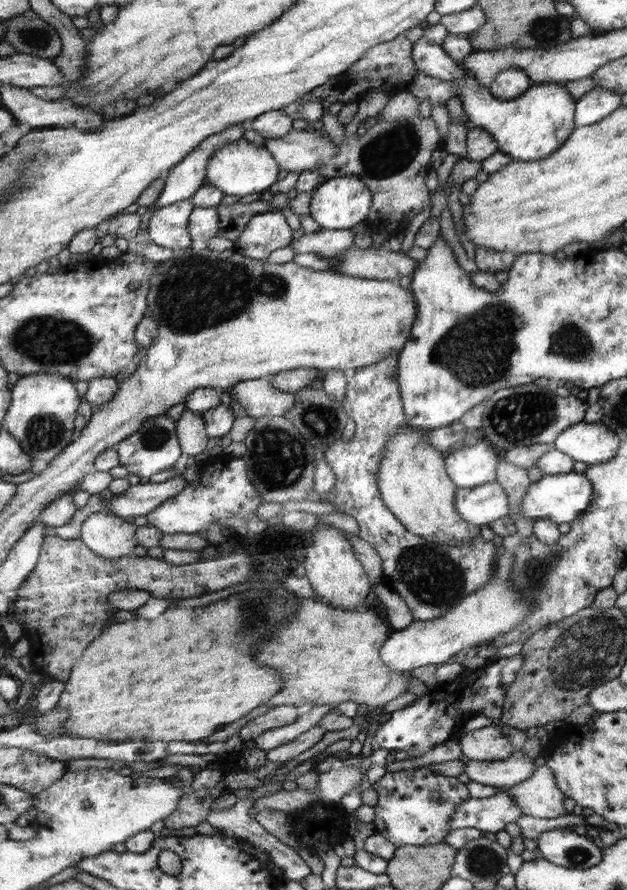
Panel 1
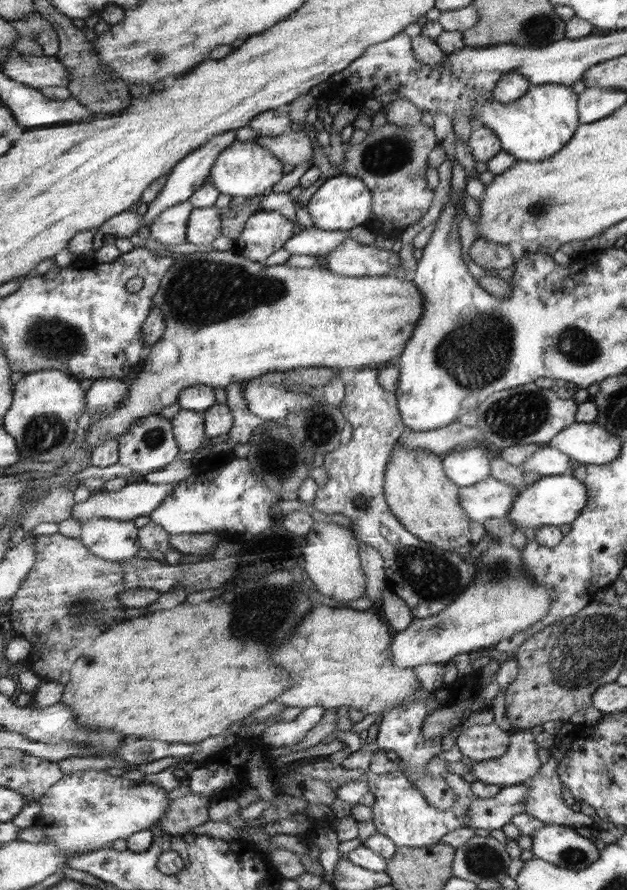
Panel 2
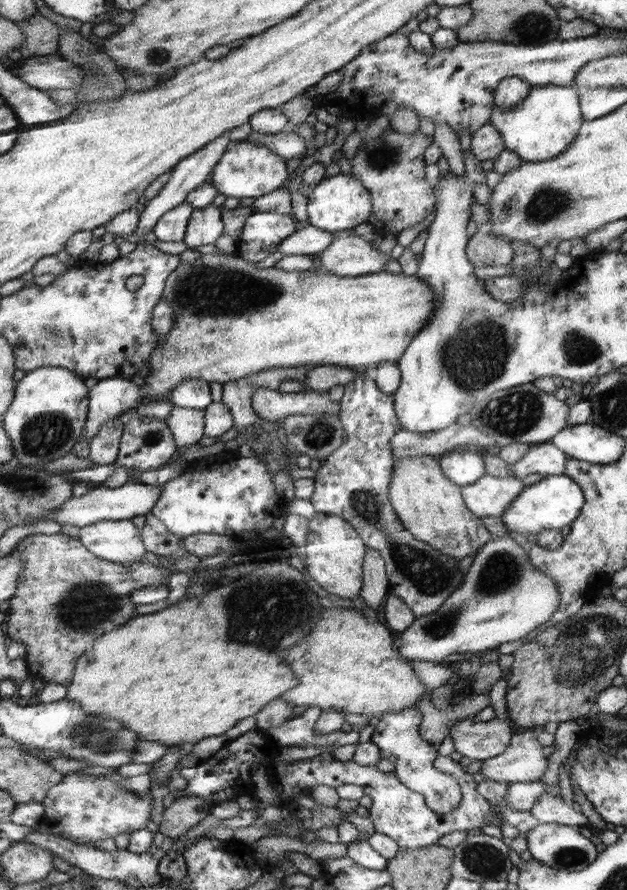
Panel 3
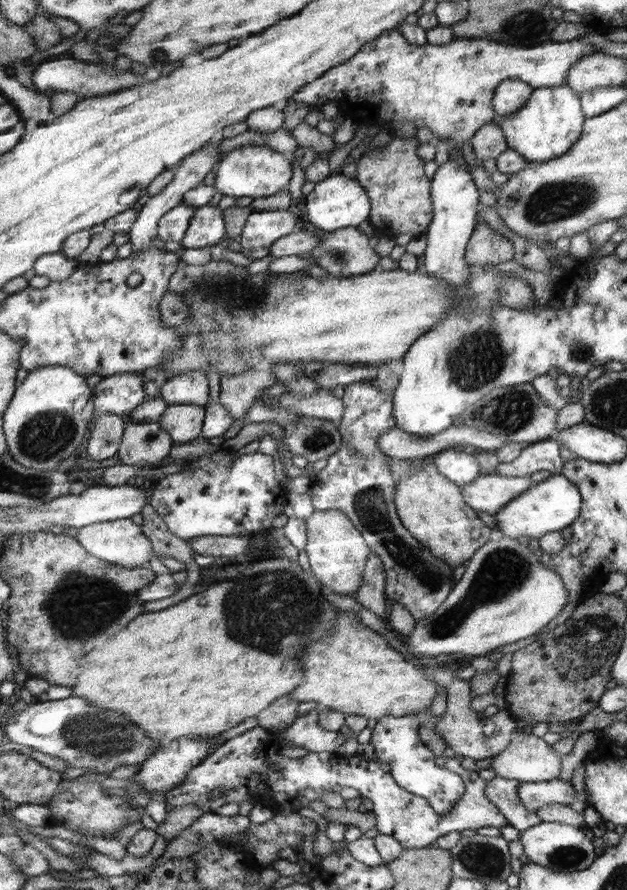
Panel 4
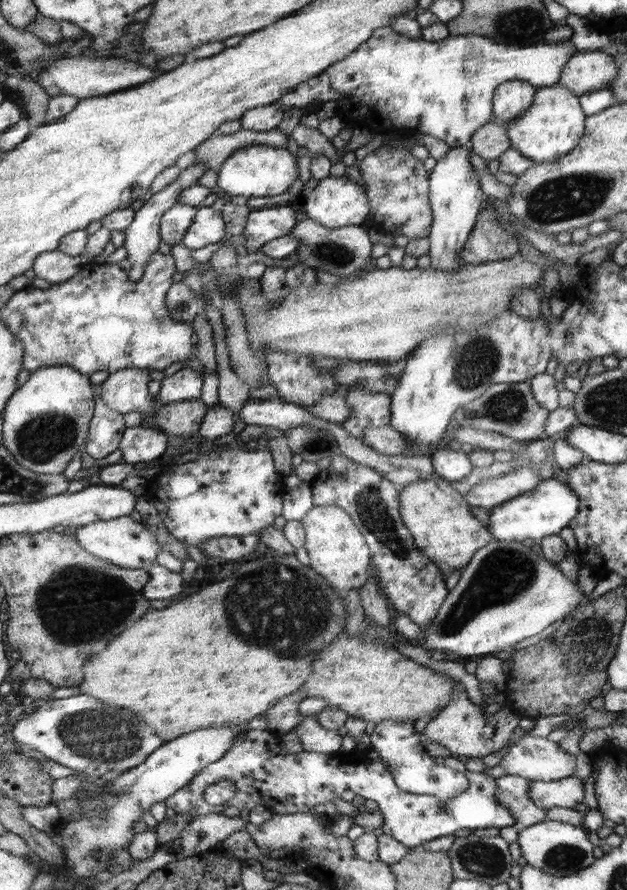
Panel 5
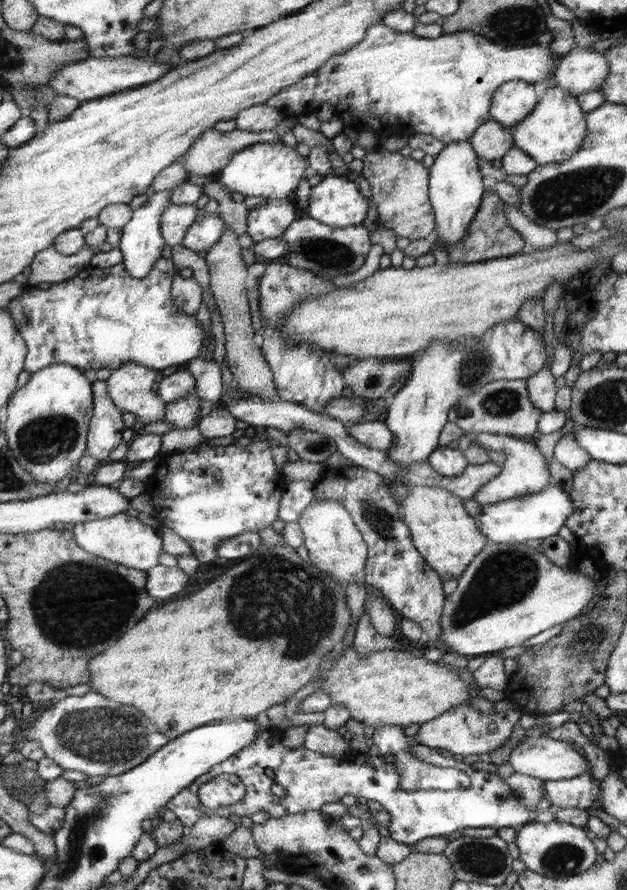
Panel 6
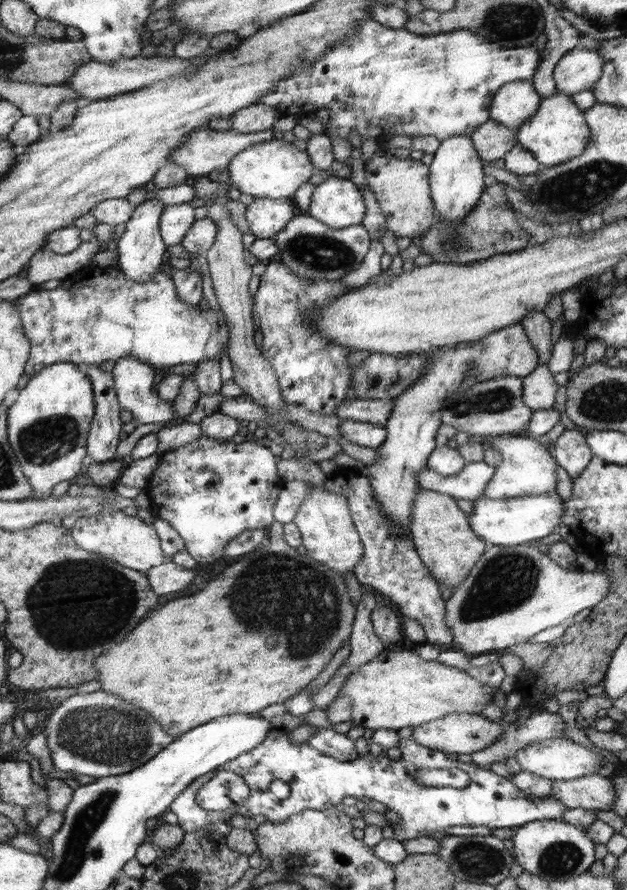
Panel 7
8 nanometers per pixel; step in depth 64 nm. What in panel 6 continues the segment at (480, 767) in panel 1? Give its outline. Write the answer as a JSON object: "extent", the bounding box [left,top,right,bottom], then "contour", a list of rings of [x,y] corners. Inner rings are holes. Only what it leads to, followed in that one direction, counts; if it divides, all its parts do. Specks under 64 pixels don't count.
{"extent":[507,735,591,782],"contour":[[[546,735],[526,737],[521,740],[511,750],[507,762],[514,768],[514,772],[539,779],[542,782],[573,779],[591,770],[587,769],[590,762],[582,749],[574,750],[569,742],[555,740]]]}

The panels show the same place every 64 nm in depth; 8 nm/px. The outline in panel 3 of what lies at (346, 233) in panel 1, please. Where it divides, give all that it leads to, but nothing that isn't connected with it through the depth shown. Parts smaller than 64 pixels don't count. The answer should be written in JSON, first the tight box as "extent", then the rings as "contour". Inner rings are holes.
{"extent":[277,224,335,256],"contour":[[[305,224],[300,227],[298,232],[284,240],[277,249],[278,253],[284,256],[294,256],[294,254],[304,254],[304,256],[315,256],[324,252],[334,241],[335,234],[319,230],[316,226]]]}

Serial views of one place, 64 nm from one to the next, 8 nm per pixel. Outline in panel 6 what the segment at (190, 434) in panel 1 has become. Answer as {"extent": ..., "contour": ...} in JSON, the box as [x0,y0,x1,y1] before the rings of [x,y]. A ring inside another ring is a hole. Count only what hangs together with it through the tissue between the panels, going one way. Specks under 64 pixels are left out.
{"extent":[164,392,201,428],"contour":[[[186,392],[184,396],[166,403],[166,414],[164,422],[176,428],[194,428],[200,422],[200,402],[201,397],[196,392]]]}

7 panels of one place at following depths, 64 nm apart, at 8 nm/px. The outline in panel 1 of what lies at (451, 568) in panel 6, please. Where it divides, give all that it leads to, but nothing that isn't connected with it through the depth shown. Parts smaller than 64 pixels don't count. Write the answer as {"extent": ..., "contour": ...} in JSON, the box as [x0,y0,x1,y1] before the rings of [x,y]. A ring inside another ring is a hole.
{"extent":[378,425,480,546],"contour":[[[412,425],[402,427],[385,448],[379,470],[378,486],[385,504],[394,508],[394,516],[406,524],[411,533],[418,533],[426,542],[448,546],[460,545],[480,535],[480,526],[466,521],[458,512],[456,494],[458,486],[444,470],[444,454],[437,450],[423,435],[426,431],[417,430]]]}

